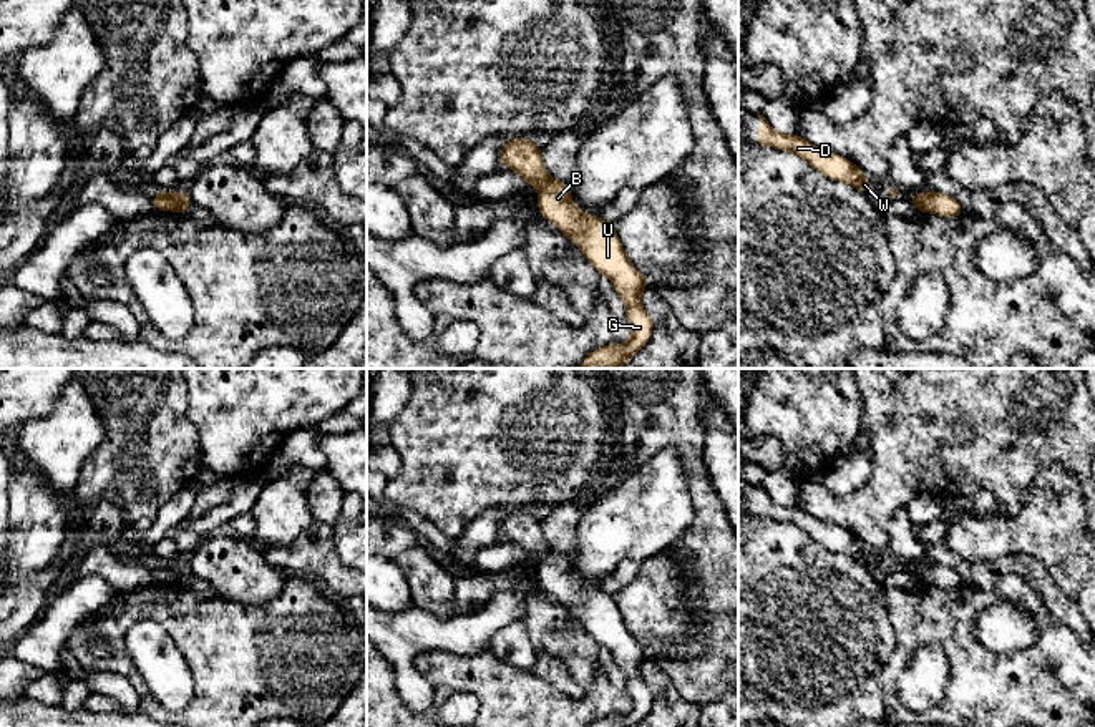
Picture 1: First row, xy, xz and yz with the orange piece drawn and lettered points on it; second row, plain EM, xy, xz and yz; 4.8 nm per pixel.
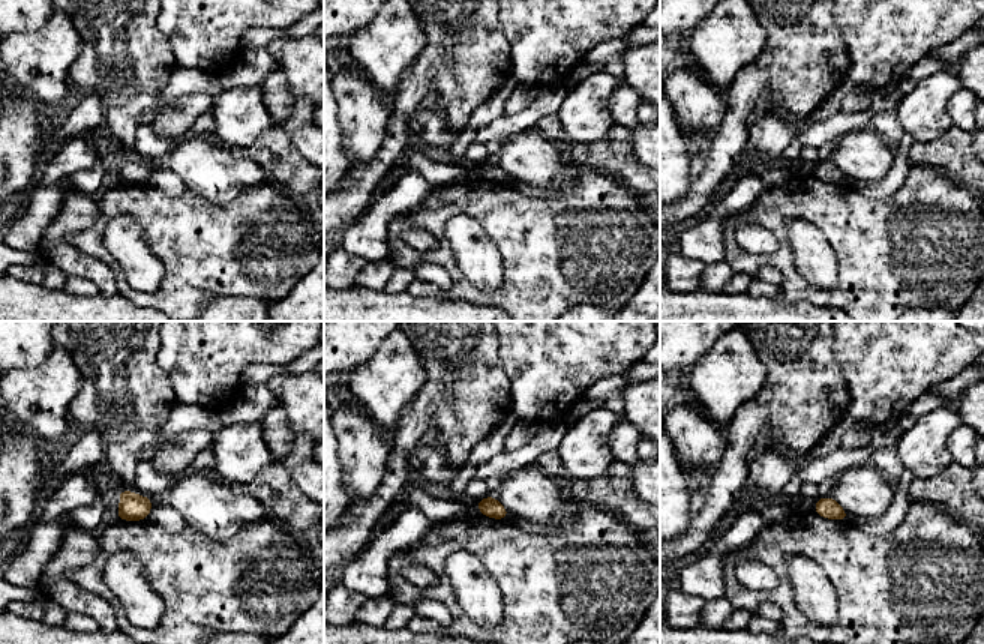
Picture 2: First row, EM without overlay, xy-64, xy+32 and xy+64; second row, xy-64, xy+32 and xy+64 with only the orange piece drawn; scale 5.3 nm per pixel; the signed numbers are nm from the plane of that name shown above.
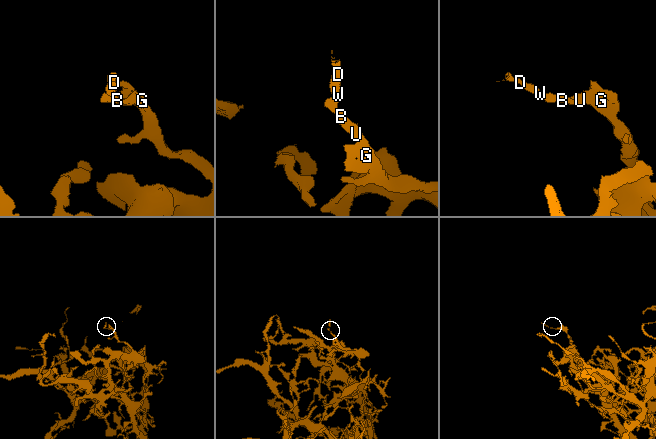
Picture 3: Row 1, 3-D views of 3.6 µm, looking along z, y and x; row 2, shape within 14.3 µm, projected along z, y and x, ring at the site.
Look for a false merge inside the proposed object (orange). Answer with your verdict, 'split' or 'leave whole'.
split

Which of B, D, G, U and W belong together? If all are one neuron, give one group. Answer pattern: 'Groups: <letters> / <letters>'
Groups: B G U / D W

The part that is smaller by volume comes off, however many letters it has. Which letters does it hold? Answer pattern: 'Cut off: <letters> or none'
Cut off: D, W

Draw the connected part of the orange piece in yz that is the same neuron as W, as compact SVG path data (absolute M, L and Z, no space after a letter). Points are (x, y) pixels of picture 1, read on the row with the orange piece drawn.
M763 115L757 116L762 120L762 129L758 139L753 141L753 144L791 151L801 156L823 176L833 181L851 184L864 194L873 188L873 183L863 174L863 171L841 154L823 151L818 146L805 141L798 133L781 134L770 126Z

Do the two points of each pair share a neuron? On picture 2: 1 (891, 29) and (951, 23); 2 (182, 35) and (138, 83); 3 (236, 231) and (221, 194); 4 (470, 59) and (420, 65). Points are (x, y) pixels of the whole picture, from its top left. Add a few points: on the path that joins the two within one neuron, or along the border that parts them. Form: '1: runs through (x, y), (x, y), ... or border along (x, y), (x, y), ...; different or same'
1: runs through (906, 23), (936, 23); same
2: border along (156, 15), (156, 27), (167, 38), (176, 65); different
3: border along (192, 189), (218, 204), (234, 201); different
4: runs through (458, 65), (432, 65); same

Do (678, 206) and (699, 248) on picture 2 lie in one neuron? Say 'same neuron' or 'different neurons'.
different neurons

